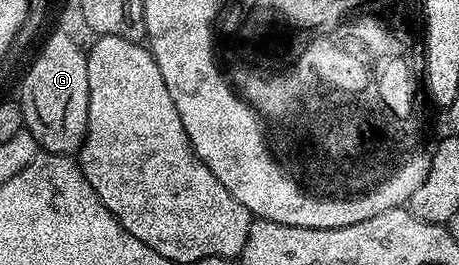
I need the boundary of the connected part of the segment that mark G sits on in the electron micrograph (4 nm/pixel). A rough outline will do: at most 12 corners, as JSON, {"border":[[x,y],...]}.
{"border":[[46,40],[21,82],[24,129],[42,151],[85,143],[87,54]]}

